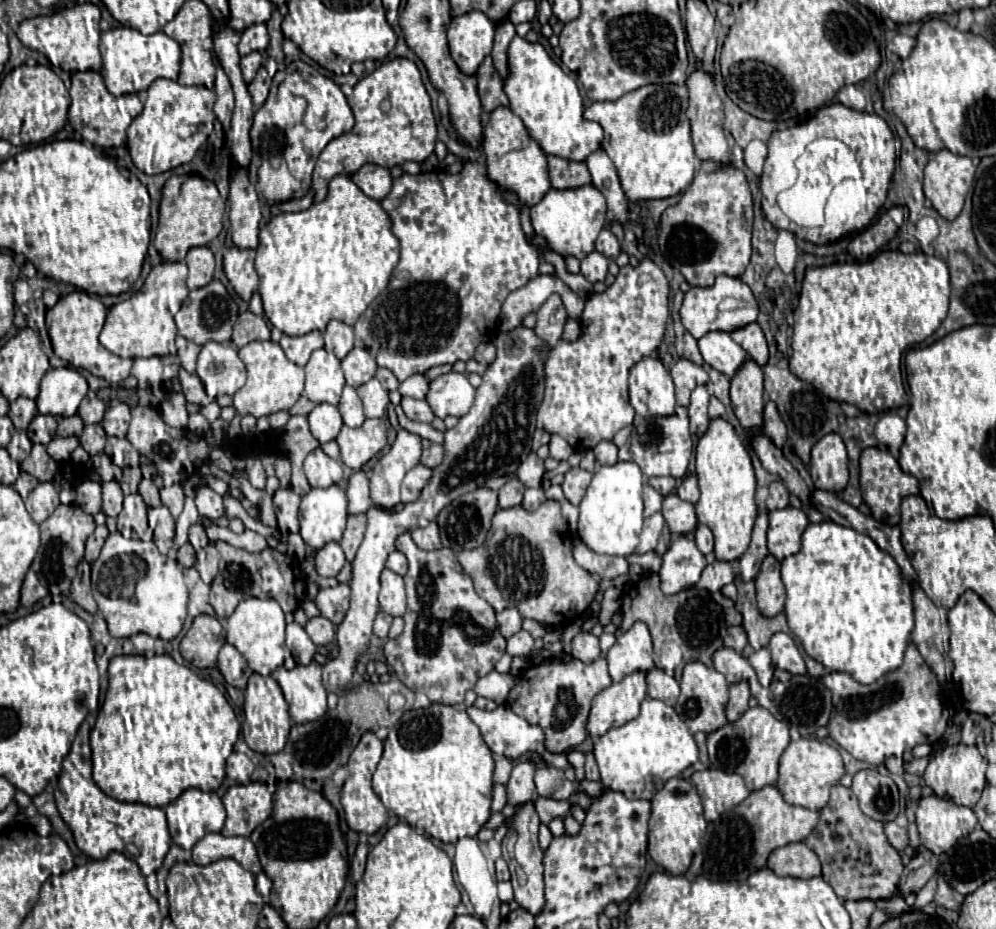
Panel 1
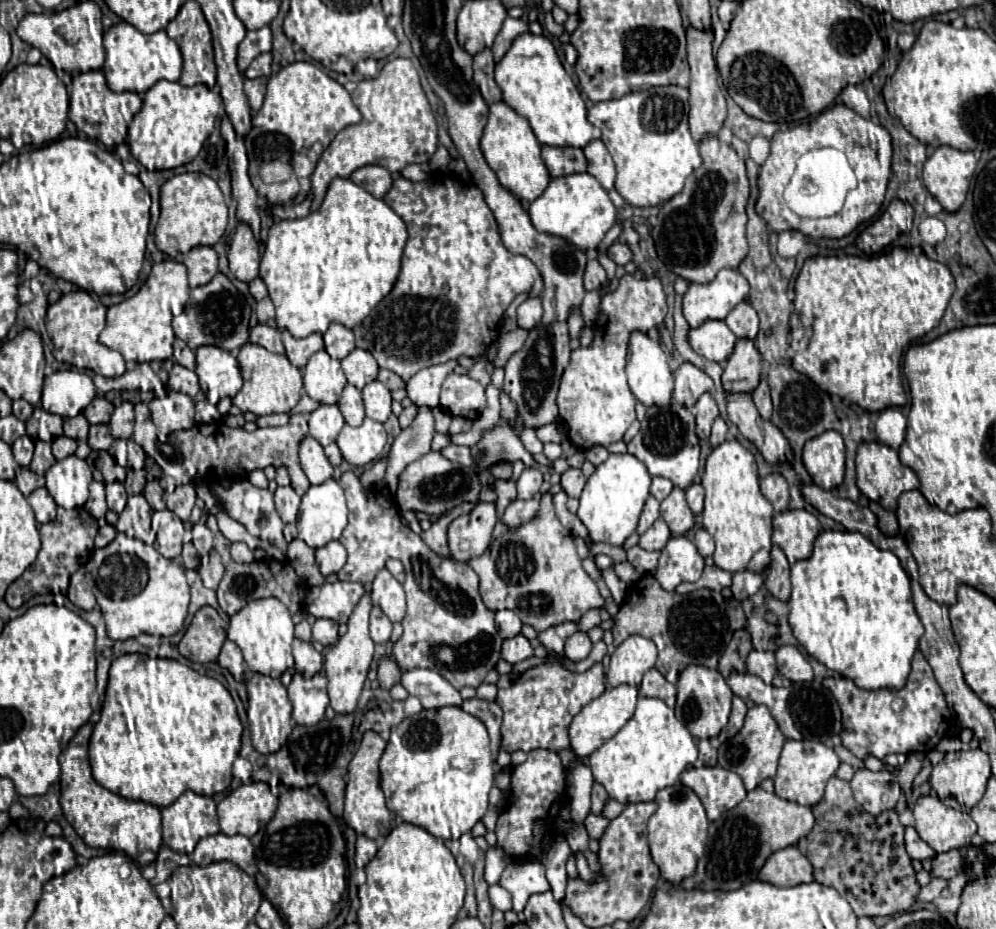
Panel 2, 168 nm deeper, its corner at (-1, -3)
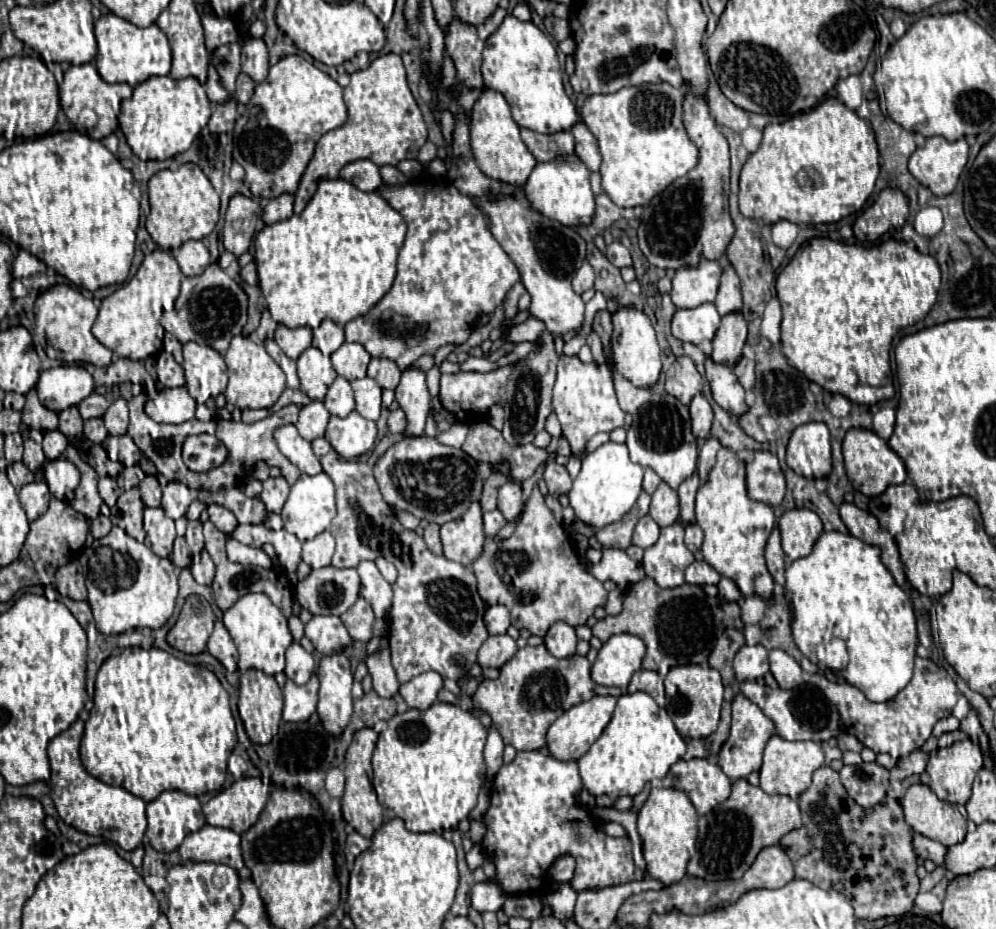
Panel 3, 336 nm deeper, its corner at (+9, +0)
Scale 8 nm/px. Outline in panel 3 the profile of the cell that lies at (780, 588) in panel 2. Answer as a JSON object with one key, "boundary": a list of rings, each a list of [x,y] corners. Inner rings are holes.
{"boundary":[[[775,528],[767,540],[765,548],[765,558],[767,558],[767,568],[777,584],[785,584],[785,552],[781,548],[781,534],[779,528]]]}

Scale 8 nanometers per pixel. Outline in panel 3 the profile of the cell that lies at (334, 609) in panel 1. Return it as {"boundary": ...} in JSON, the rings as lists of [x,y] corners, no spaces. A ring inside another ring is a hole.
{"boundary":[[[319,568],[297,584],[297,600],[311,614],[341,616],[359,598],[355,568]]]}

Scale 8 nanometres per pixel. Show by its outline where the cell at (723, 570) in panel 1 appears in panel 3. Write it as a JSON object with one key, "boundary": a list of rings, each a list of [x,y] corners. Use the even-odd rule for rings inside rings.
{"boundary":[[[693,562],[685,570],[685,580],[689,584],[717,584],[721,580],[719,572],[715,572],[707,562]]]}

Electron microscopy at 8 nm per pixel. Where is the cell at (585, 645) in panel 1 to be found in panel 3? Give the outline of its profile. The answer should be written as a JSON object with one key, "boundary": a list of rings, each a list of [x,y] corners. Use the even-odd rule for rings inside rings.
{"boundary":[[[565,622],[553,624],[553,628],[549,628],[549,632],[545,634],[545,646],[547,646],[547,650],[555,658],[569,658],[569,656],[573,656],[575,648],[577,648],[575,628],[565,624]]]}

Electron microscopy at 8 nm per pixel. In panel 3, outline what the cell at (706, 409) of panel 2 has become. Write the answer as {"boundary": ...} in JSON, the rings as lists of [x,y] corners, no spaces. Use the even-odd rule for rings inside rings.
{"boundary":[[[697,394],[691,402],[691,420],[693,420],[693,434],[697,438],[709,438],[711,422],[713,422],[713,408],[705,400],[703,394]]]}

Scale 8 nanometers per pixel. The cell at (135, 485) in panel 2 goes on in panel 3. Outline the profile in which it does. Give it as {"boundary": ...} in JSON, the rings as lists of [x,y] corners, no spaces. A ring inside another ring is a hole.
{"boundary":[[[139,466],[125,467],[121,473],[123,478],[123,489],[130,490],[143,480],[143,470]]]}

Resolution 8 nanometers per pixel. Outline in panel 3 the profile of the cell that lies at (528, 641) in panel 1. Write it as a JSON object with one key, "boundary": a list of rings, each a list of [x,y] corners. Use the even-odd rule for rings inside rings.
{"boundary":[[[509,634],[489,636],[477,652],[477,664],[481,668],[501,668],[515,652],[517,644]]]}

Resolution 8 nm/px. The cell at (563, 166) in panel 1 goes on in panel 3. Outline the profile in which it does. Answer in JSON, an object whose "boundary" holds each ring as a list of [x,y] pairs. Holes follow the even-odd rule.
{"boundary":[[[521,128],[521,138],[537,162],[547,162],[555,158],[557,154],[573,154],[575,140],[573,140],[571,130],[563,130],[555,134],[541,134],[529,128]]]}

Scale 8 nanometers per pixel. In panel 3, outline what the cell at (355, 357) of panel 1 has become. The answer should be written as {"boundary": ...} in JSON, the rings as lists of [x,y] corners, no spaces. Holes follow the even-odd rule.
{"boundary":[[[345,342],[337,352],[331,354],[335,372],[339,376],[347,378],[349,382],[355,378],[363,378],[367,374],[369,360],[371,360],[371,356],[369,356],[369,352],[365,352],[365,348],[361,344],[349,344],[349,342]]]}

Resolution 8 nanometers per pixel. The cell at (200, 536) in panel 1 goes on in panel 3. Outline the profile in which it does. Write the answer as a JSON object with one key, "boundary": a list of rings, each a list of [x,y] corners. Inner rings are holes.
{"boundary":[[[199,520],[189,521],[184,537],[192,556],[199,556],[205,545],[202,522]]]}

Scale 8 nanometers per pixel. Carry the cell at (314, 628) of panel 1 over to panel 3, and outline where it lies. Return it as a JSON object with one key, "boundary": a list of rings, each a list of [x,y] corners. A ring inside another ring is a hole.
{"boundary":[[[313,616],[305,624],[305,636],[313,642],[315,650],[325,656],[343,652],[353,644],[353,638],[349,636],[339,616]]]}

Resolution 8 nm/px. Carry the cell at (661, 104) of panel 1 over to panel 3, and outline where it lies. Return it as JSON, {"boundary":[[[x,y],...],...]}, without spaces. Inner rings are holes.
{"boundary":[[[667,82],[661,84],[639,84],[631,88],[621,88],[613,94],[595,94],[589,96],[581,108],[581,118],[593,132],[599,142],[603,156],[601,162],[601,186],[603,192],[623,208],[645,206],[653,196],[663,192],[673,180],[685,176],[695,168],[699,160],[697,146],[687,138],[683,126],[683,90],[673,88]]]}

